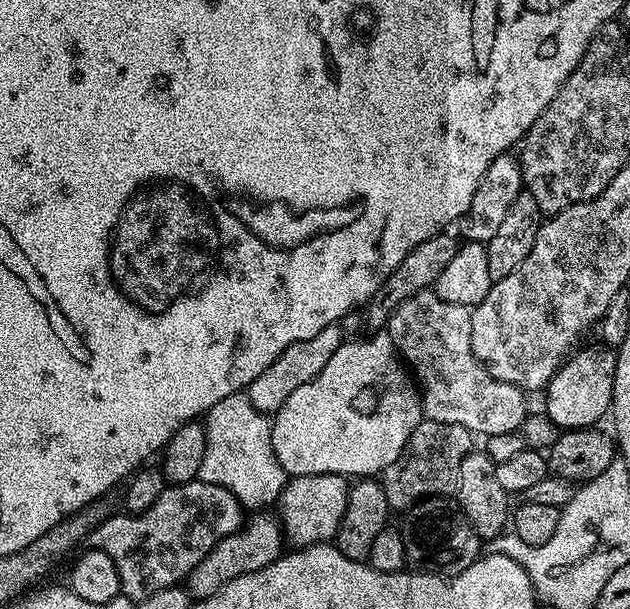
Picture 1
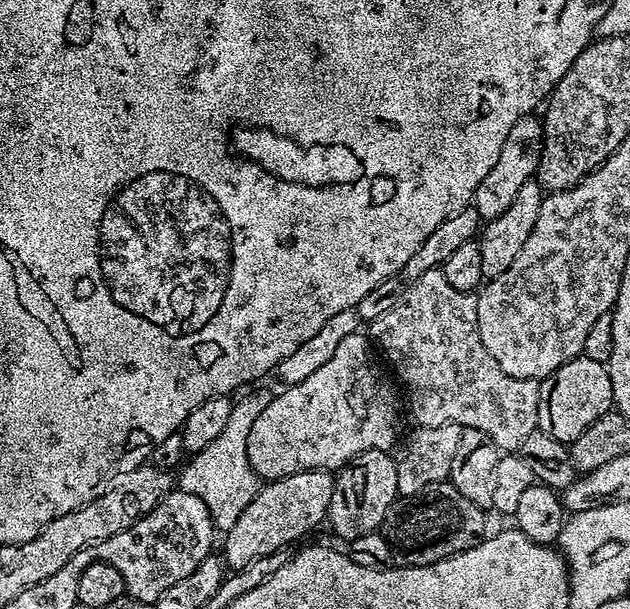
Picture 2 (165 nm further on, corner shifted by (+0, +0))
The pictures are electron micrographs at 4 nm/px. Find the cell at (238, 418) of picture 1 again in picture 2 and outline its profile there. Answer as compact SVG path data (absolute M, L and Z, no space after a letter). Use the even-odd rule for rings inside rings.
M259 388L245 391L243 393L245 396L233 403L230 418L226 421L222 434L218 434L218 438L214 438L214 442L210 442L206 450L195 453L178 472L179 491L194 494L194 498L201 500L206 510L210 510L213 529L220 531L221 528L221 533L224 534L236 525L238 518L242 515L242 510L246 510L246 506L254 502L254 498L260 493L262 487L260 475L250 466L248 439L258 414L262 414L262 410L270 406L273 393Z

